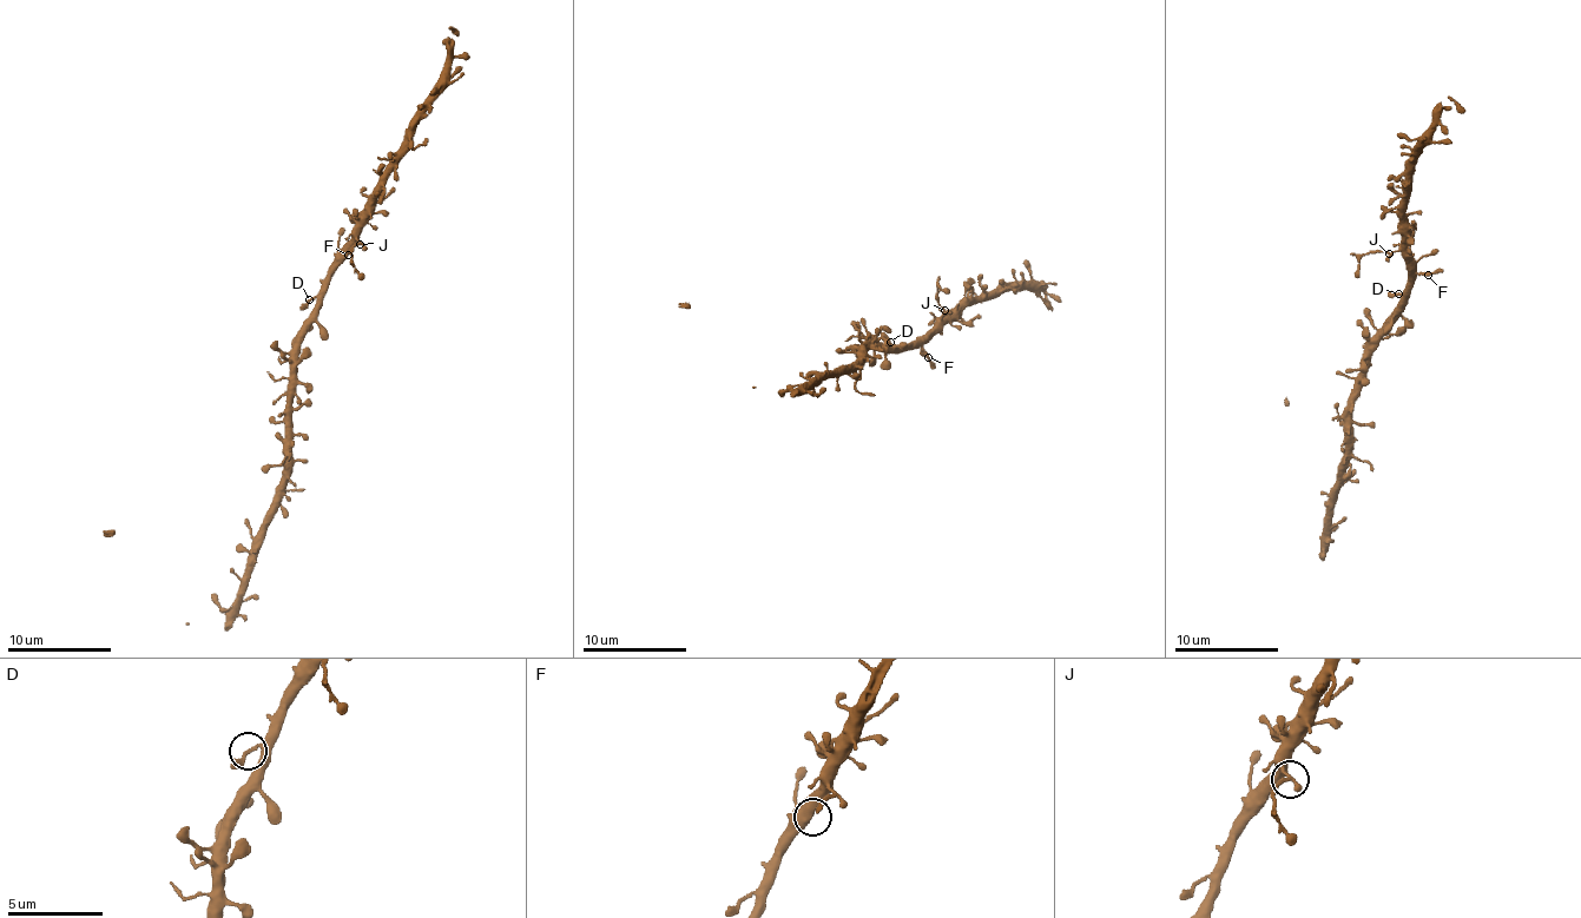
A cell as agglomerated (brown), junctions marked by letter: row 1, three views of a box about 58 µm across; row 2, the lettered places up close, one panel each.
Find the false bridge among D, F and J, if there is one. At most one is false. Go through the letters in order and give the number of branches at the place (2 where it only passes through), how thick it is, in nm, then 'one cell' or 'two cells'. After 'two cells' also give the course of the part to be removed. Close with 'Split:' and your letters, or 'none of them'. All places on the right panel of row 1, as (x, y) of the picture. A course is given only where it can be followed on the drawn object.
D: branches 2; calibre 200 nm; one cell
F: branches 2; calibre 190 nm; one cell
J: branches 2; calibre 190 nm; two cells; course (1388, 255), (1365, 253), (1356, 277)
Split: J

